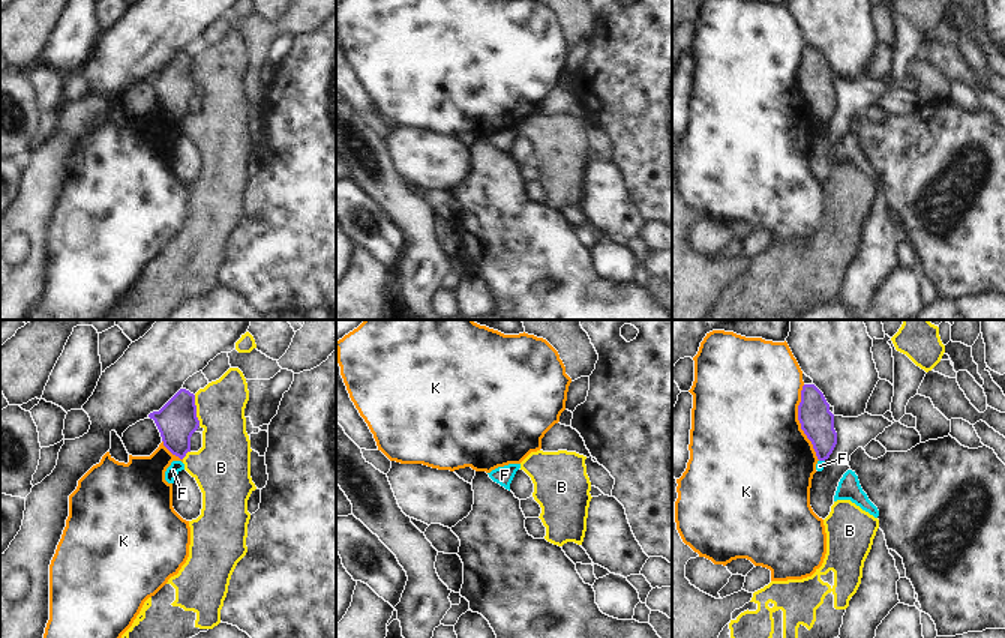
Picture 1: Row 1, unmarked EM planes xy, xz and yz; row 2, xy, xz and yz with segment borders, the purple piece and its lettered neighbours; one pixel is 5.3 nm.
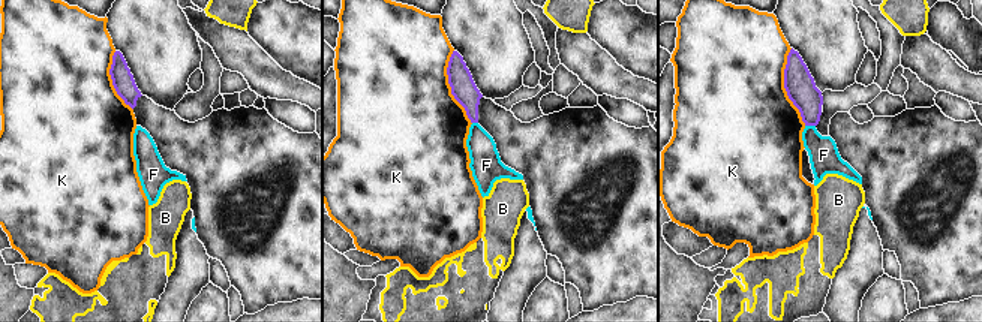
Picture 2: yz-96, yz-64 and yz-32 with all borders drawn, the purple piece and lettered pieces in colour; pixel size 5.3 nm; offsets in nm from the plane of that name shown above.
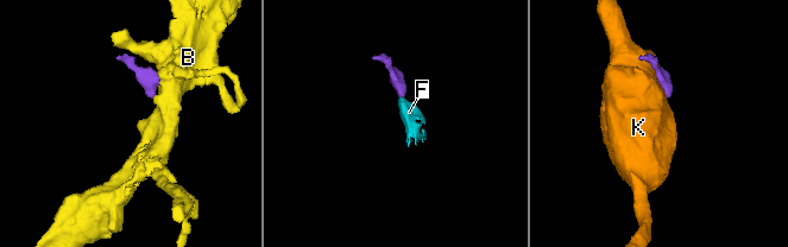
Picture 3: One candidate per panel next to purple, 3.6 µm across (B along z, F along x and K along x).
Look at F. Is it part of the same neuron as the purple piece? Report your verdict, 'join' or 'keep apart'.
keep apart

